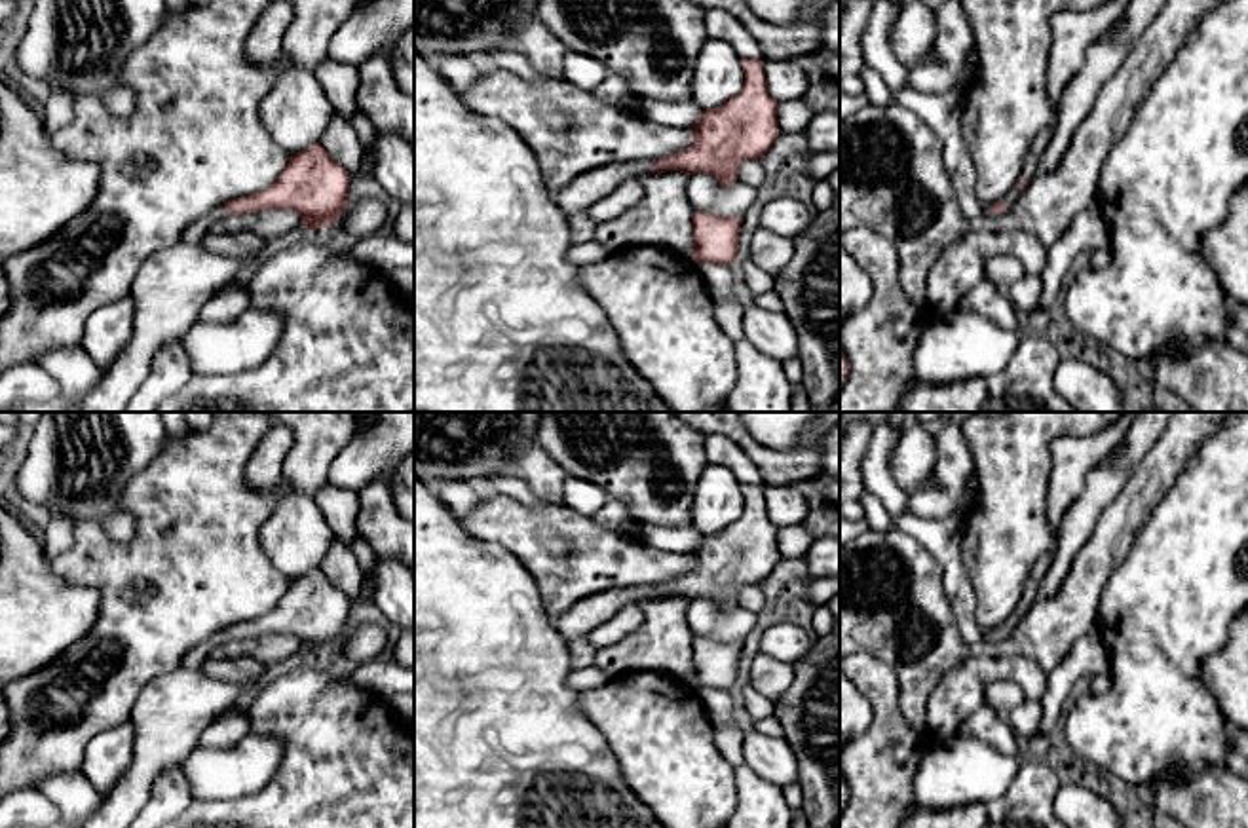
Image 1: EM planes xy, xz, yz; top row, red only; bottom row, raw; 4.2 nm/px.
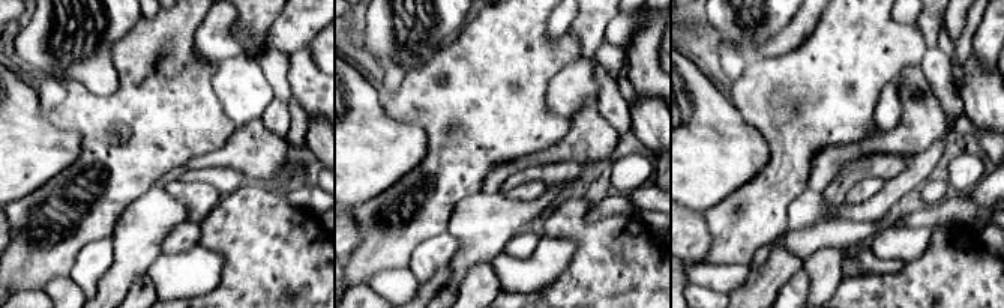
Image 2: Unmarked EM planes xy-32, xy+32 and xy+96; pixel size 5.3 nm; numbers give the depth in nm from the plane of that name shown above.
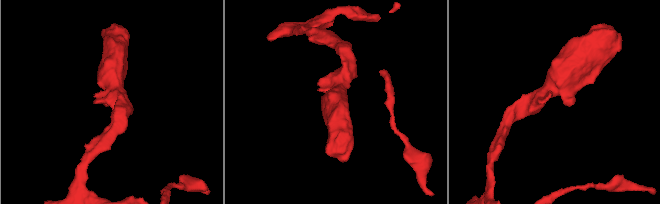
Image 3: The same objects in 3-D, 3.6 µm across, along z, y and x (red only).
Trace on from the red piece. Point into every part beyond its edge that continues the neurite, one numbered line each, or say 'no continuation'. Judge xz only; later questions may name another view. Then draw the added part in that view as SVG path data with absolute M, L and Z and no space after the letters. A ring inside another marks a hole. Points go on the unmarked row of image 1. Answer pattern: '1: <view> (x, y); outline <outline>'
1: xz (574, 623); outline M657 585L619 587L606 593L596 593L576 602L570 610L553 617L557 632L568 640L587 638L587 634L608 621L627 604L642 604L652 598L652 589Z

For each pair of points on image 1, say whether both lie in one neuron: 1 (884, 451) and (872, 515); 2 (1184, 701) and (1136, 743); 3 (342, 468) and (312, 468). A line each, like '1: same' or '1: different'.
1: different
2: same
3: different

